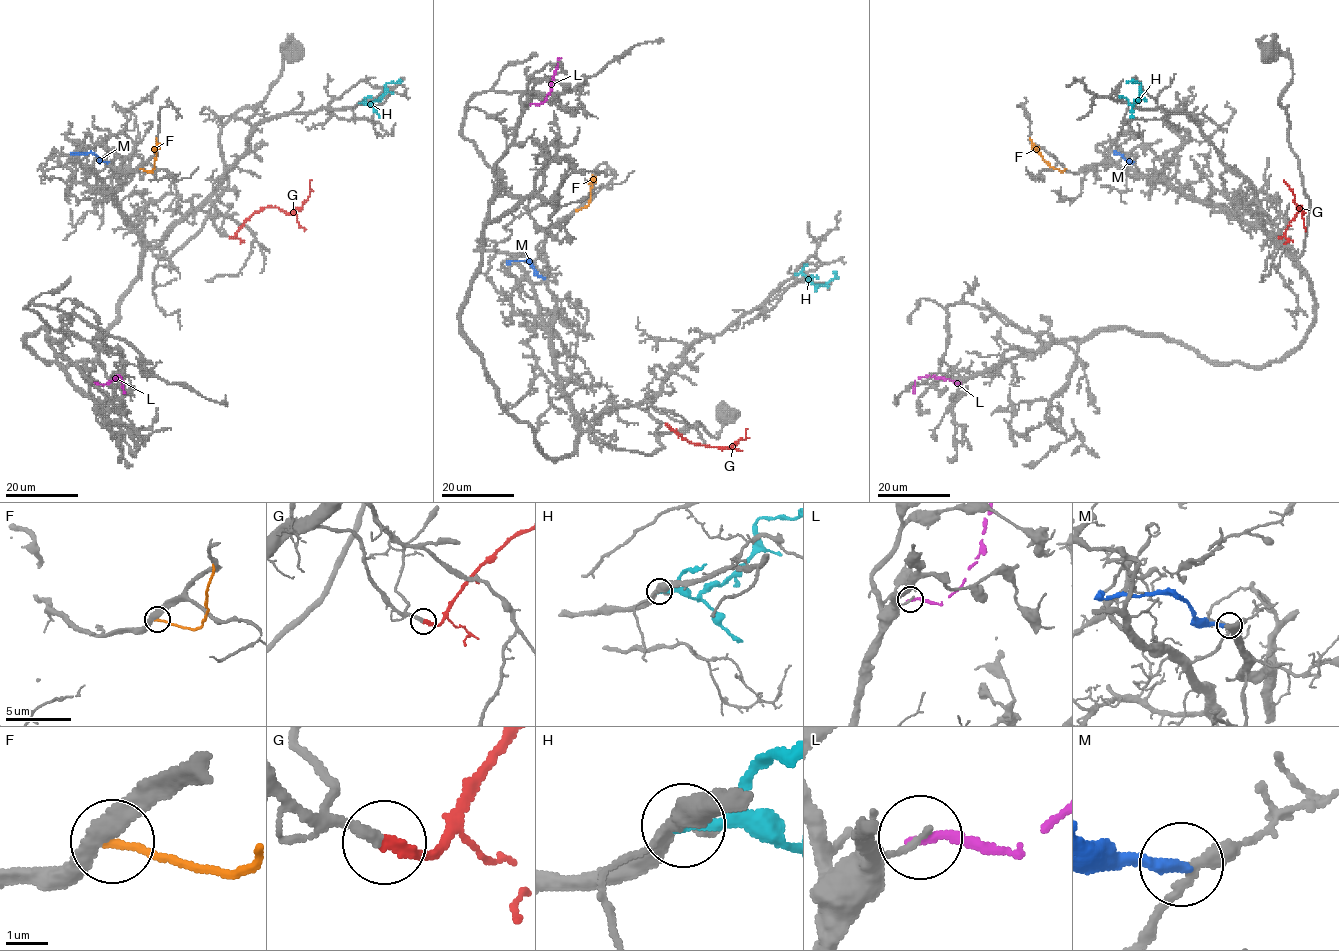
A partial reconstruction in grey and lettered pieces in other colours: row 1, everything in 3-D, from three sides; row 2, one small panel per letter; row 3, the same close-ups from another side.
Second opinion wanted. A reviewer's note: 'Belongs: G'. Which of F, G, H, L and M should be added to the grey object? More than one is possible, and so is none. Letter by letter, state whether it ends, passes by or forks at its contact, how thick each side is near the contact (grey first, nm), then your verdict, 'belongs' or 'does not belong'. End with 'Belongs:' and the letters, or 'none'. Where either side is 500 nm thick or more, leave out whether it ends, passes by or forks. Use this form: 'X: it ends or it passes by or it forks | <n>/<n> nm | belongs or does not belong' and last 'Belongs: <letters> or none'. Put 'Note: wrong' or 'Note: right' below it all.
F: it ends | 320/190 nm | does not belong
G: it ends | 280/280 nm | belongs
H: it ends | 280/200 nm | does not belong
L: it ends | 140/200 nm | does not belong
M: it ends | 240/320 nm | does not belong
Belongs: G
Note: right

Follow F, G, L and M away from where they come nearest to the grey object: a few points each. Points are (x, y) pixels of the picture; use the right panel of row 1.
F: (1066, 169), (1061, 172), (1054, 169), (1029, 137)
G: (1278, 237), (1284, 235), (1300, 206), (1303, 213), (1283, 179)
L: (959, 383), (927, 375), (915, 381), (913, 393)
M: (1133, 162), (1118, 154)

